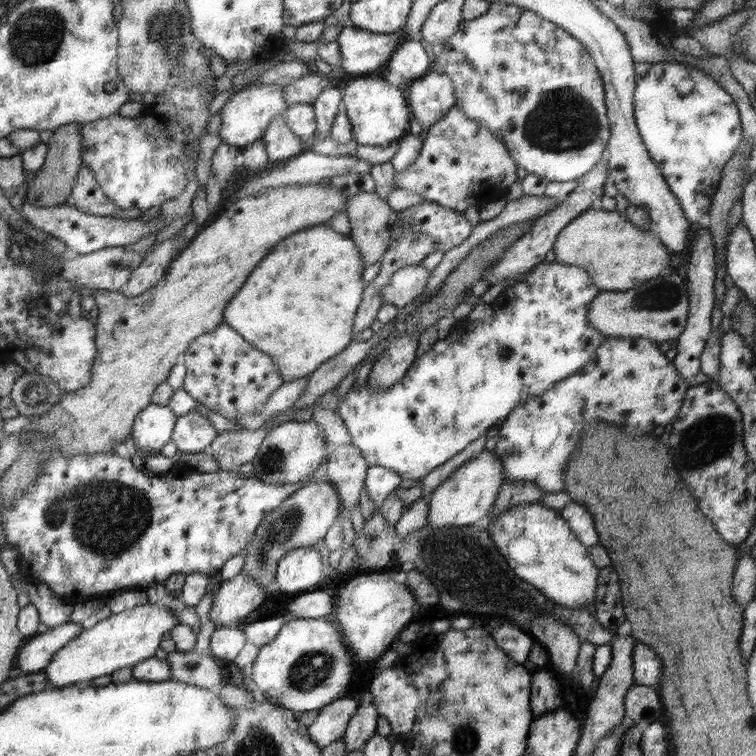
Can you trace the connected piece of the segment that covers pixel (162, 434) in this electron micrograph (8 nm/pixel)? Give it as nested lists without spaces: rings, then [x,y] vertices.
[[[152,403],[136,417],[132,440],[138,448],[158,453],[173,437],[174,422],[176,414],[170,406]]]

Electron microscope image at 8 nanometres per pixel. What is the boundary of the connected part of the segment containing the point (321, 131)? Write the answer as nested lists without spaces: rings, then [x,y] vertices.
[[[331,86],[320,95],[320,98],[311,106],[316,110],[317,138],[330,138],[330,130],[336,114],[341,110],[343,103],[343,90]]]

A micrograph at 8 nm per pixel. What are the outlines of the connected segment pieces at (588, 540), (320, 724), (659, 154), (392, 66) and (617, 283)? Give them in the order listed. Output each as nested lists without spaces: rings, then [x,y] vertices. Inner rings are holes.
[[[573,501],[566,504],[560,513],[570,523],[571,530],[587,546],[599,545],[599,531],[595,526],[594,516],[587,507]]]
[[[348,696],[320,710],[307,729],[321,749],[328,747],[331,742],[336,742],[338,738],[343,738],[350,718],[358,710],[358,703],[358,700]]]
[[[673,62],[654,63],[646,75],[638,76],[634,96],[635,121],[647,151],[658,163],[686,218],[699,222],[709,213],[726,162],[743,140],[734,98],[700,68]],[[684,79],[694,82],[692,92],[686,95],[676,89]]]
[[[404,40],[395,54],[388,60],[388,69],[398,72],[405,79],[405,83],[414,81],[426,75],[431,69],[432,62],[428,58],[424,46],[420,41]]]
[[[592,207],[572,219],[560,231],[554,241],[552,252],[556,256],[556,262],[564,262],[568,266],[578,266],[586,270],[602,292],[627,291],[636,284],[660,276],[669,268],[671,255],[671,252],[660,239],[656,238],[656,235],[650,230],[644,230],[642,227],[636,226],[621,212],[607,212],[604,209],[596,210]]]

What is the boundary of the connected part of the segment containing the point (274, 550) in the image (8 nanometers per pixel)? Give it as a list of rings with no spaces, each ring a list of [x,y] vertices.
[[[329,480],[296,490],[278,509],[268,513],[255,530],[254,540],[243,552],[245,565],[240,574],[247,574],[251,580],[258,582],[261,585],[259,588],[265,588],[267,595],[276,592],[275,573],[282,556],[296,548],[316,547],[318,540],[325,539],[342,509],[338,491]]]

